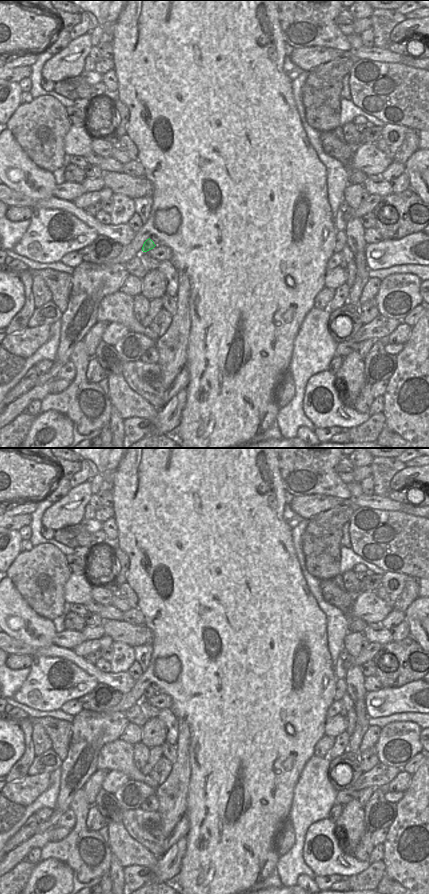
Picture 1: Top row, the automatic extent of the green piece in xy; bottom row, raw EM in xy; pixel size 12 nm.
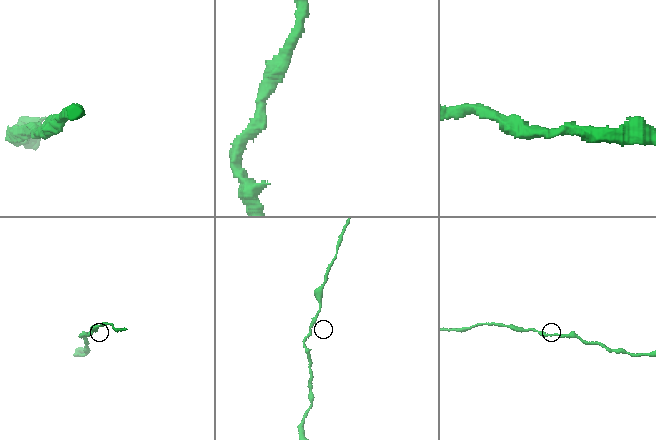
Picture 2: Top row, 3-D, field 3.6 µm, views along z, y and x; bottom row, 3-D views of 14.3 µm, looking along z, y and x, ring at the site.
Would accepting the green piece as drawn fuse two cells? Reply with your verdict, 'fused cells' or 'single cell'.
single cell

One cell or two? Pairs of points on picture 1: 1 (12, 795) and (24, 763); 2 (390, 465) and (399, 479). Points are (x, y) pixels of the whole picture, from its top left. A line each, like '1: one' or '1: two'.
1: two
2: two

